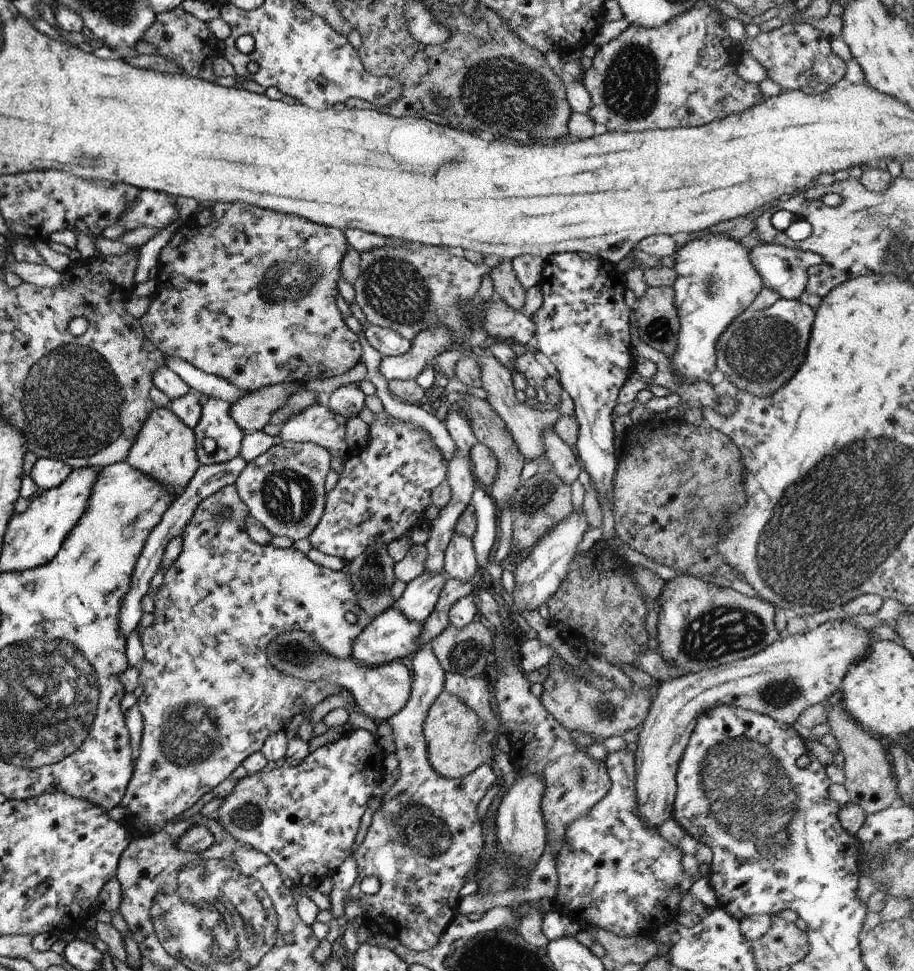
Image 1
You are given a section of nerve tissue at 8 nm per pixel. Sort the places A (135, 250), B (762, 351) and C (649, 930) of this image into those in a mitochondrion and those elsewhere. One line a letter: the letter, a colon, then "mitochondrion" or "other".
A: other
B: mitochondrion
C: other

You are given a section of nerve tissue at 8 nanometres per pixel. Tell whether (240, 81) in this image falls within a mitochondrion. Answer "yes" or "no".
no

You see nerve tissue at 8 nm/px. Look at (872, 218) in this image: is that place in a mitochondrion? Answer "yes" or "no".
yes

